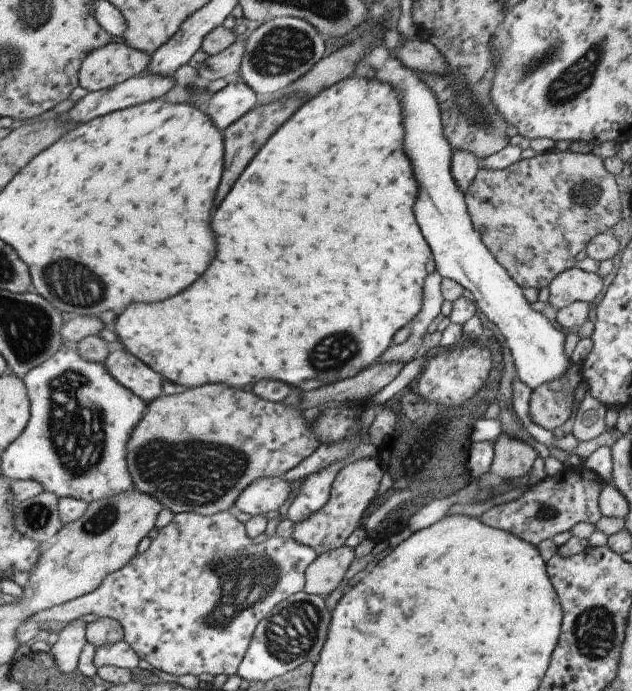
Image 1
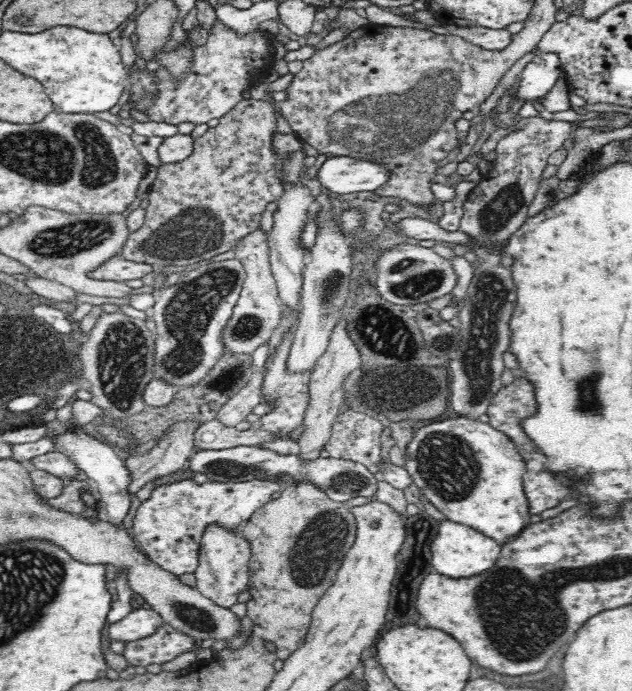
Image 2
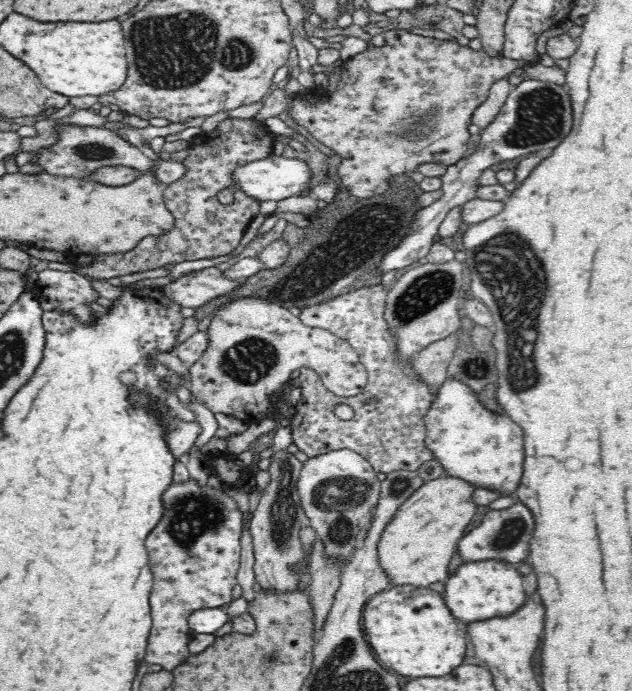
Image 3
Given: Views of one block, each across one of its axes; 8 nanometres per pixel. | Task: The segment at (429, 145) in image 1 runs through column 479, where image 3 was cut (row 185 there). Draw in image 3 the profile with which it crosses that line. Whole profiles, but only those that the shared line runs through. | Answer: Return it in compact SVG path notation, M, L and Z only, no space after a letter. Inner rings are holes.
M272 154L267 157L262 157L258 160L253 160L234 170L231 179L237 190L241 190L243 194L247 194L250 198L258 202L266 202L266 200L284 200L292 196L305 196L310 194L308 181L310 180L311 170L306 162L296 158L286 158L282 155Z

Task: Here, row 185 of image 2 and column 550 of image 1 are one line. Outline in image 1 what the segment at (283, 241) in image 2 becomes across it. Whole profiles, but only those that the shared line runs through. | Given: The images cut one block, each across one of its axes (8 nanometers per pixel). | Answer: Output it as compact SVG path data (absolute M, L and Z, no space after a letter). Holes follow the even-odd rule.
M573 267L552 280L548 301L558 310L577 301L592 303L603 286L603 278L598 274Z

